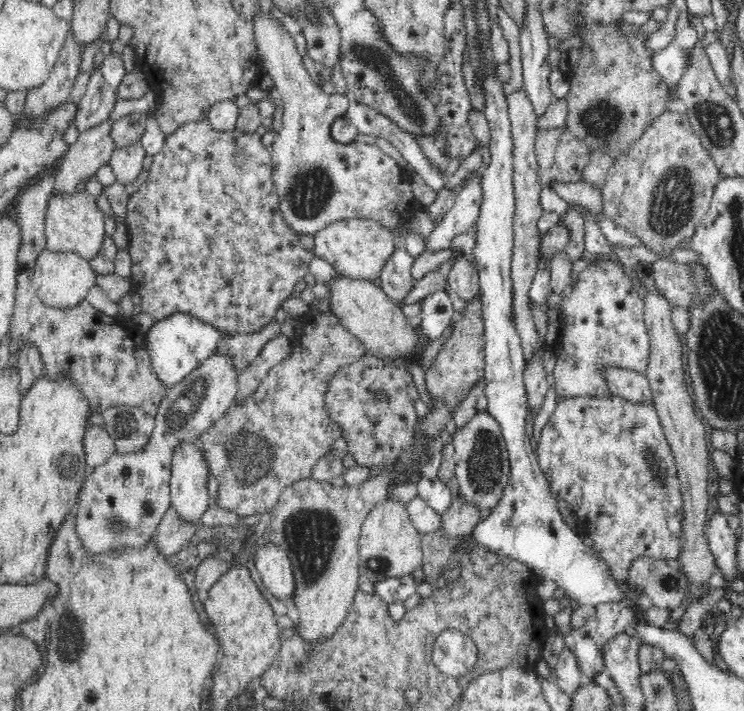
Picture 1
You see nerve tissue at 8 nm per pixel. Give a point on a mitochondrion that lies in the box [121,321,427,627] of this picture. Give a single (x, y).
(246, 451)

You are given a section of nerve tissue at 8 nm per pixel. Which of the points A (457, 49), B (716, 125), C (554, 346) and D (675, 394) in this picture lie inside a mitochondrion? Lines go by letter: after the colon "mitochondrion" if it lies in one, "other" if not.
A: other
B: mitochondrion
C: other
D: other

